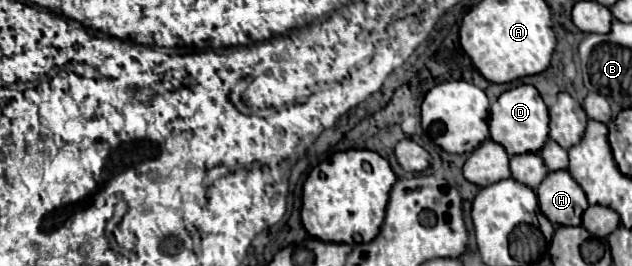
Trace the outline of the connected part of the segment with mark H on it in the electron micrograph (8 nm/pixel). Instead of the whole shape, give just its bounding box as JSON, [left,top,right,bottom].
[537,170,587,226]

